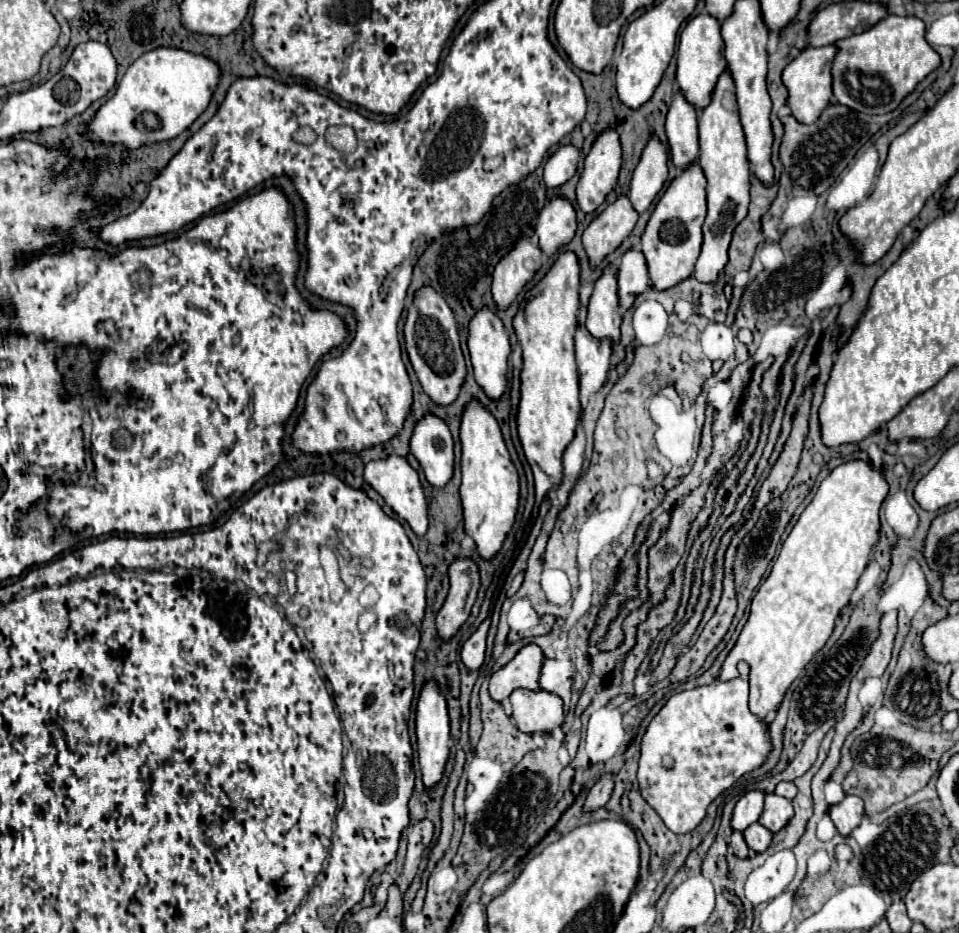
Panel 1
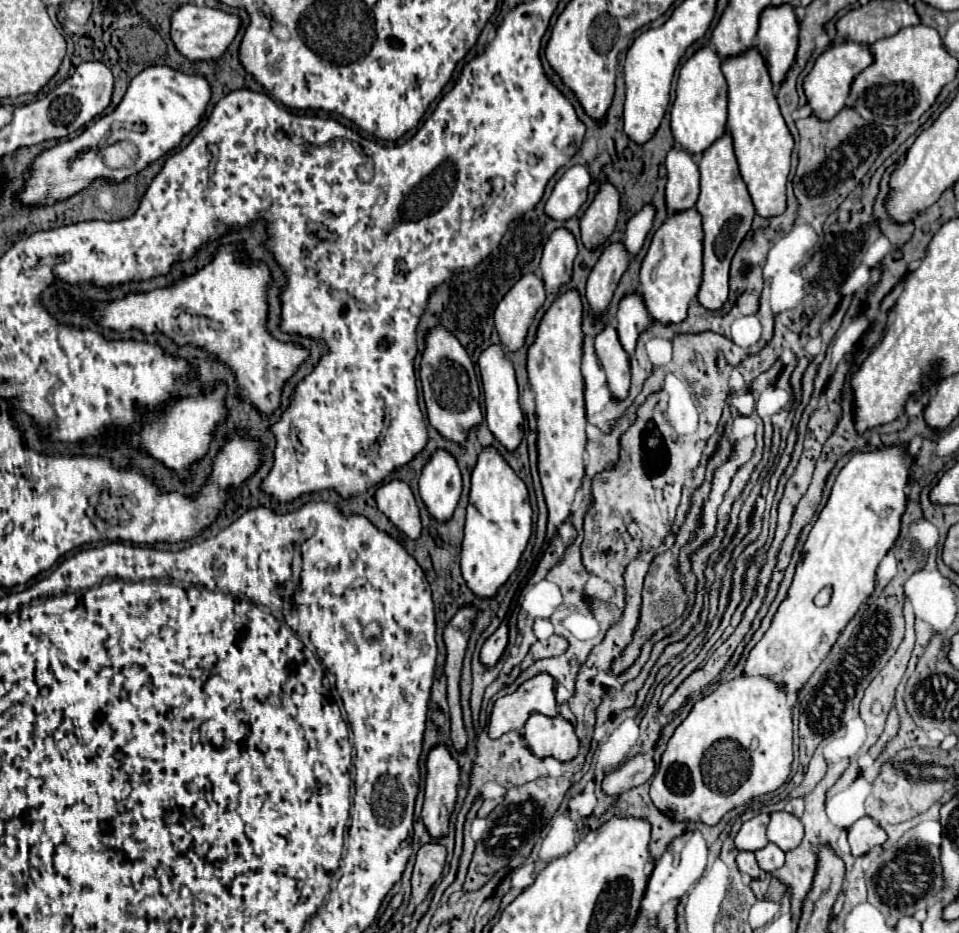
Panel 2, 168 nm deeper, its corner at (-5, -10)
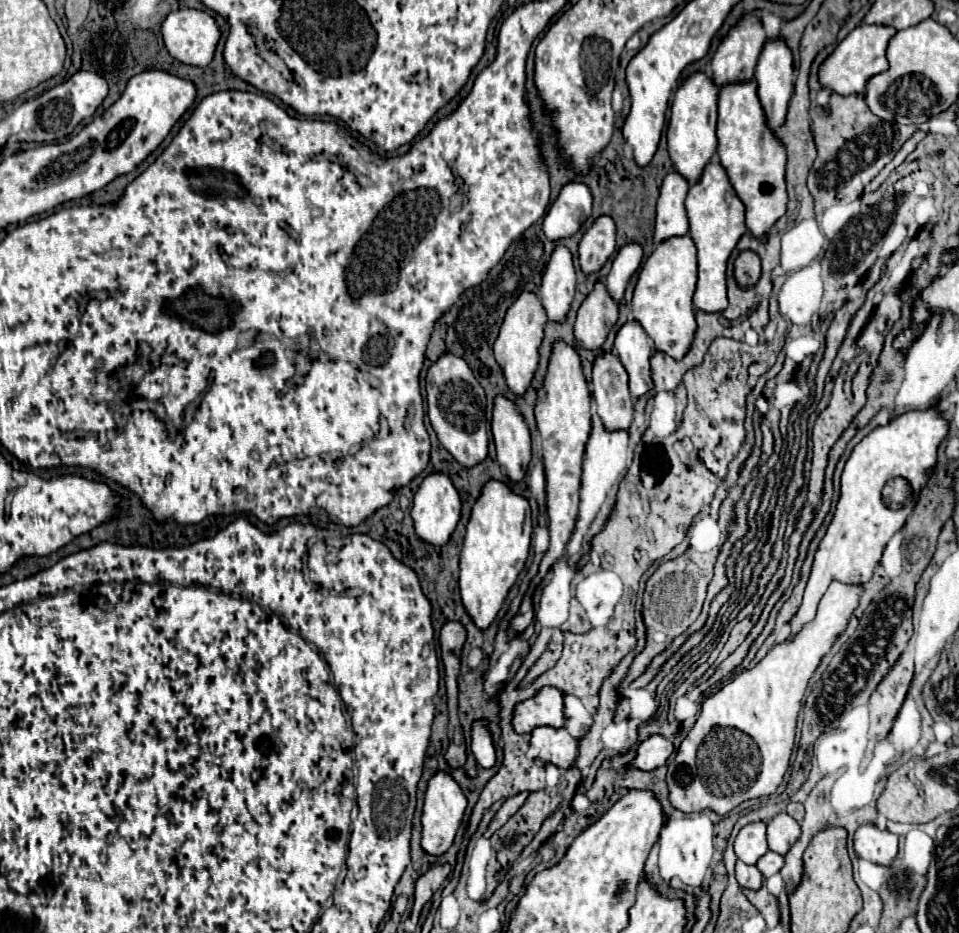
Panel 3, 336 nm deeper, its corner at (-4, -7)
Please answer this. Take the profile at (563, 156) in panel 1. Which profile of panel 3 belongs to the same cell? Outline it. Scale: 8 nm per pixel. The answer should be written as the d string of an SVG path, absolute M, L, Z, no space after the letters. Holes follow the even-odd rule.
M570 182L562 188L556 202L544 216L544 234L558 242L574 236L586 218L592 214L592 196L584 182Z

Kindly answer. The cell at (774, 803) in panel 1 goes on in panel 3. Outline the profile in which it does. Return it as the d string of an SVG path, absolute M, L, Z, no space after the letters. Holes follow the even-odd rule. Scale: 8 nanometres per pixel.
M780 812L768 822L768 848L772 852L786 856L786 852L794 846L798 838L800 838L800 826L786 812Z

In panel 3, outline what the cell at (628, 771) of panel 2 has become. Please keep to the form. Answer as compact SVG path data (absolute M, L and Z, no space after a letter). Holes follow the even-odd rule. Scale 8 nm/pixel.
M650 736L648 740L640 742L638 746L638 756L634 758L632 766L640 770L654 770L674 754L674 744L666 740L664 736Z

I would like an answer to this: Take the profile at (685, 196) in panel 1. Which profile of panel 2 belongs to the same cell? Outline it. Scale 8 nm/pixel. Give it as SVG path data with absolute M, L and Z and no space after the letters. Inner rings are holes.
M691 207L669 213L655 231L649 251L641 263L641 295L649 315L661 323L677 323L687 317L687 307L701 285L703 261L703 221L701 213Z

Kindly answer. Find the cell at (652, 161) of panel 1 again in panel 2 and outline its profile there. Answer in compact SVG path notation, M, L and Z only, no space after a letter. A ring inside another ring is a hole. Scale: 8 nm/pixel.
M645 203L627 223L627 233L625 233L625 249L631 255L637 255L637 251L643 247L645 237L653 225L653 217L655 217L655 207L653 203Z

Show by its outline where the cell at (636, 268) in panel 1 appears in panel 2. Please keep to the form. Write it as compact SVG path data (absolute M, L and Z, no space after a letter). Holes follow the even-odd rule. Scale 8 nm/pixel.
M633 291L619 301L617 333L619 333L621 345L627 353L633 353L637 337L649 325L649 321L651 321L649 311L647 311L647 305L639 291Z

